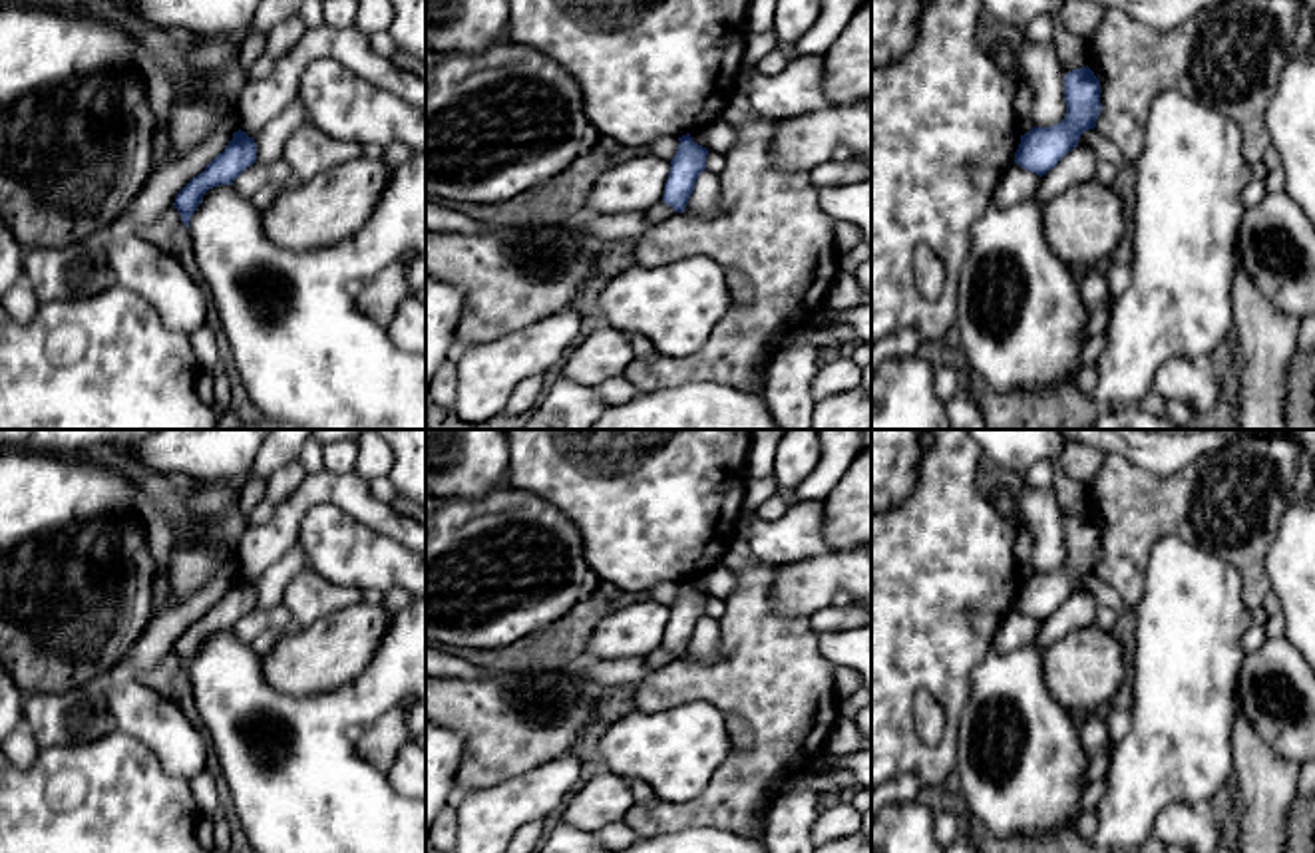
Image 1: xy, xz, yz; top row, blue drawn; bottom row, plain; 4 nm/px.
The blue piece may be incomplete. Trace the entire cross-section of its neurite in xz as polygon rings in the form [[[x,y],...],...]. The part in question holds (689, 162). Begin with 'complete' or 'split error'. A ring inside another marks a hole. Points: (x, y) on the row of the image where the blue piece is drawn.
complete | [[[690,133],[678,137],[676,155],[670,161],[670,173],[664,183],[662,203],[684,213],[688,199],[694,191],[698,175],[706,169],[708,149],[694,143]]]

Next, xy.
complete | [[[235,131],[233,139],[219,153],[203,173],[193,177],[175,197],[175,209],[181,215],[181,221],[189,229],[191,217],[203,201],[203,195],[219,185],[233,185],[233,181],[253,163],[257,163],[257,145],[255,139],[245,131]]]

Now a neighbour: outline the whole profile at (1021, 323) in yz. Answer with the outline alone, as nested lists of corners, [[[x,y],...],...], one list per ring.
[[[1027,197],[1011,207],[991,205],[973,229],[971,253],[959,278],[959,344],[969,364],[997,392],[1040,392],[1070,384],[1080,368],[1080,350],[1086,342],[1084,330],[1090,318],[1072,276],[1072,268],[1048,247],[1044,237],[1044,203]]]

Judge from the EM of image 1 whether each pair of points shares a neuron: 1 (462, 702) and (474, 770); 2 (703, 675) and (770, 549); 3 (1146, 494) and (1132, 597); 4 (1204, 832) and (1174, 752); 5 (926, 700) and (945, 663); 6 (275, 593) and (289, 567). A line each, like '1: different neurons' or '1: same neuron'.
1: same neuron
2: different neurons
3: same neuron
4: different neurons
5: different neurons
6: same neuron

